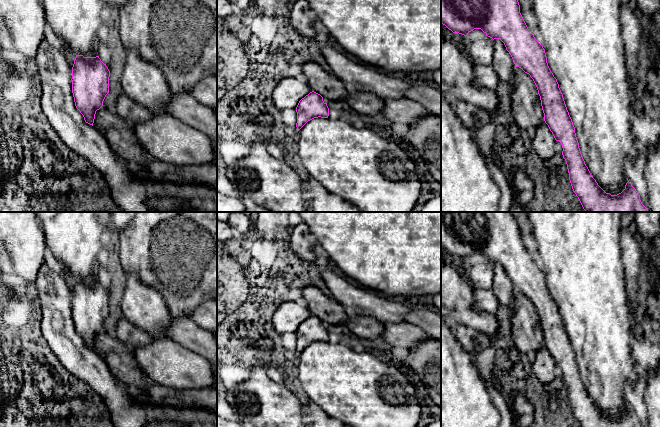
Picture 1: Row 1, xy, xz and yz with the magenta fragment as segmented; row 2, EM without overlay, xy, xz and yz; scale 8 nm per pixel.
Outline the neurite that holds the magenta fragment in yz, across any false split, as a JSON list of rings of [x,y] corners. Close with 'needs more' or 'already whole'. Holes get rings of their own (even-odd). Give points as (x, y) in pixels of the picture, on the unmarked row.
[[[441,212],[441,247],[453,257],[465,261],[474,253],[481,253],[493,264],[500,263],[515,290],[530,299],[540,320],[544,345],[555,364],[562,368],[562,379],[567,388],[569,404],[580,427],[642,427],[640,419],[629,405],[621,417],[611,419],[606,417],[591,399],[582,381],[563,318],[548,290],[545,274],[528,253],[520,237],[518,223],[511,212]]]; already whole

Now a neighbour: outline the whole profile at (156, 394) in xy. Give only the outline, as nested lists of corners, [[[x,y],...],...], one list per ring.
[[[151,383],[146,391],[132,391],[132,398],[140,404],[158,407],[198,408],[217,414],[217,388],[175,390],[157,383]]]

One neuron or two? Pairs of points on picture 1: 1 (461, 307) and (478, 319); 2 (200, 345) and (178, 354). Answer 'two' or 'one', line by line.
1: one
2: two

